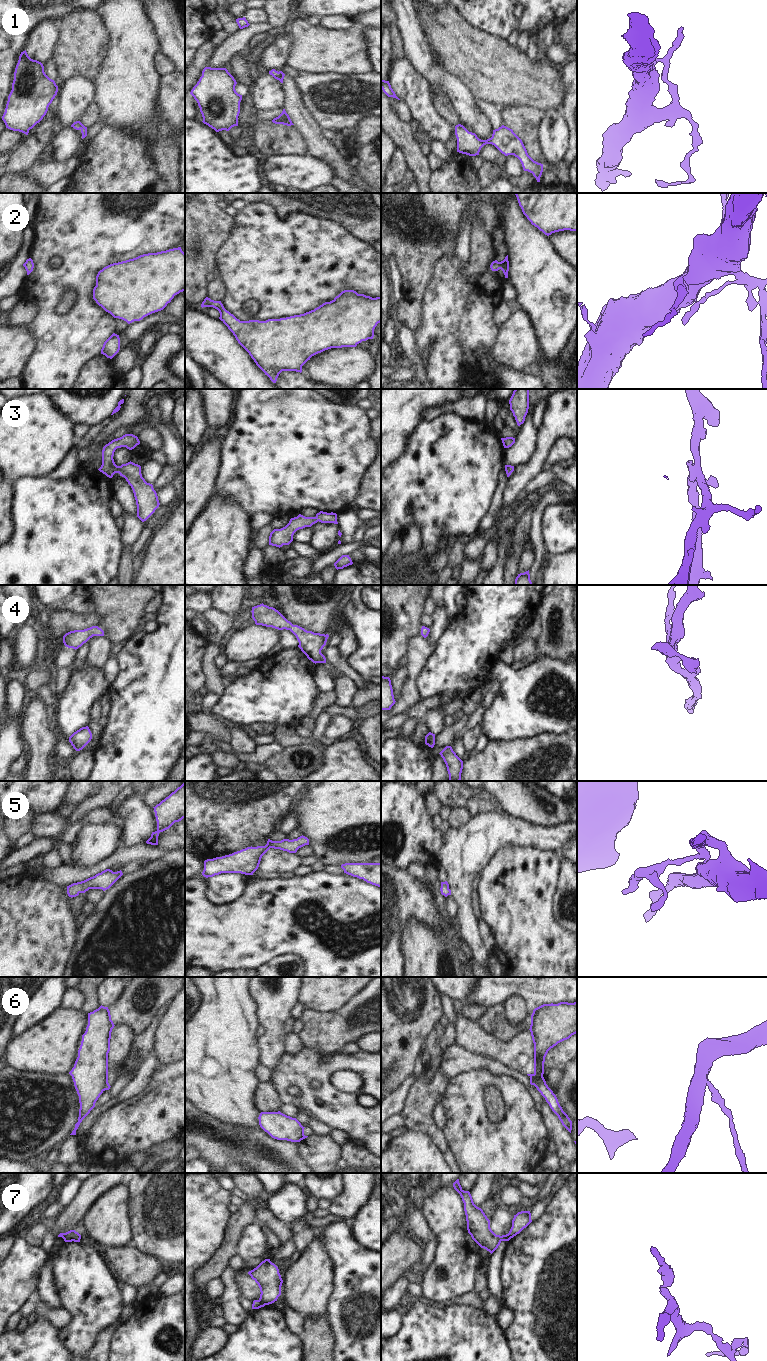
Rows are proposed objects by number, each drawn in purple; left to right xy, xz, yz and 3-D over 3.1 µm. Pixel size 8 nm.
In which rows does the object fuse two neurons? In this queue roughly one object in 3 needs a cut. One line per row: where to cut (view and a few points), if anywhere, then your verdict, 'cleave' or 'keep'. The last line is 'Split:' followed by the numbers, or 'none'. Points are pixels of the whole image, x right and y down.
1: no cut; keep
2: no cut; keep
3: no cut; keep
4: no cut; keep
5: no cut; keep
6: cut in yz along (534, 1050), (535, 1071), (542, 1076); cleave
7: cut in xz along (259, 1299), (265, 1304); cleave
Split: 6, 7

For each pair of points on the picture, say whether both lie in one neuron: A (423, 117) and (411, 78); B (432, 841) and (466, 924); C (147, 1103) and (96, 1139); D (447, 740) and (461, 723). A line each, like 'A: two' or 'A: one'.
A: one
B: one
C: one
D: one

